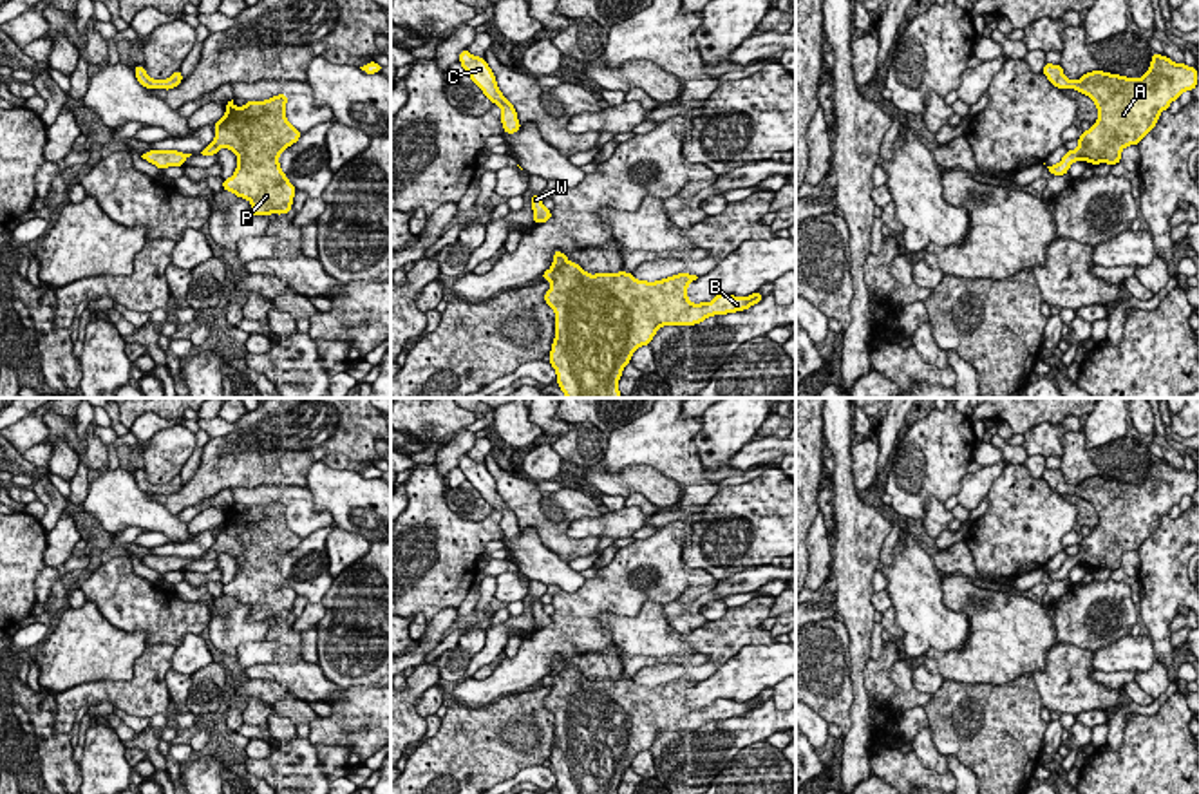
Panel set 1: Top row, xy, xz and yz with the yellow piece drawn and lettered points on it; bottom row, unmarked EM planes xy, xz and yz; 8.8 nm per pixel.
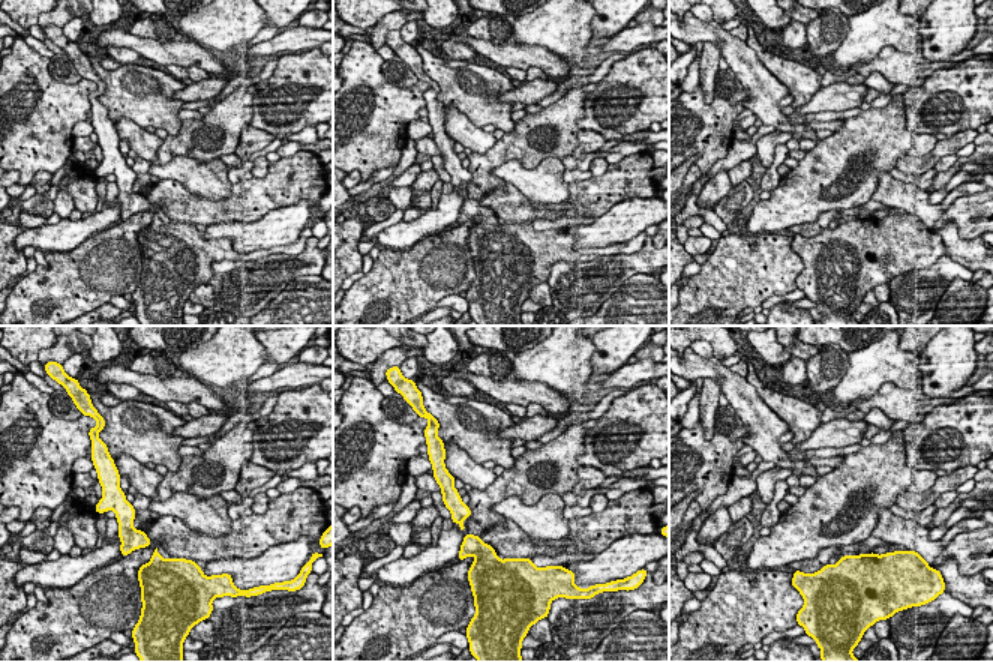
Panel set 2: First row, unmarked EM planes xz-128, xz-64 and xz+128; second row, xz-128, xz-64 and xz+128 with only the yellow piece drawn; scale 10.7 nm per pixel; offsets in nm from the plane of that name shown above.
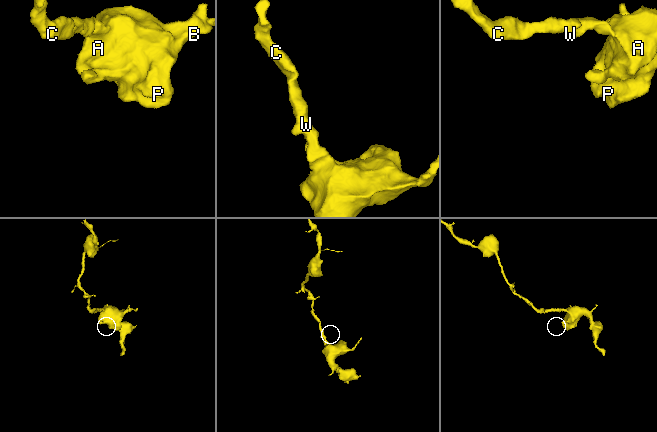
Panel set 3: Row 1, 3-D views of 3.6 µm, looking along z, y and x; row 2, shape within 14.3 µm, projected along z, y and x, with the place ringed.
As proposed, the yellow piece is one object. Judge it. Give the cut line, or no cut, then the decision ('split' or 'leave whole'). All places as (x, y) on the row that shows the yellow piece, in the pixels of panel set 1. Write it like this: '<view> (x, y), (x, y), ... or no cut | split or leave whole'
no cut | leave whole

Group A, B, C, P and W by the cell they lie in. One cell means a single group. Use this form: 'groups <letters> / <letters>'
groups A B C P W

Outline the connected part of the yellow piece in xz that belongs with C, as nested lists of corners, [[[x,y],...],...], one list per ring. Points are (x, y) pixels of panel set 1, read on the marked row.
[[[468,49],[459,52],[459,63],[467,71],[467,76],[483,90],[483,94],[494,103],[501,107],[501,125],[505,134],[515,134],[521,130],[521,123],[517,119],[517,110],[514,105],[503,96],[497,89],[496,74],[488,67],[486,60],[481,56],[474,56]]]

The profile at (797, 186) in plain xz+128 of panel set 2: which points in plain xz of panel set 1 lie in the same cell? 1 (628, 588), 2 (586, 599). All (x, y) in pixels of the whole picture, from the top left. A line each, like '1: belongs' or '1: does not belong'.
1: belongs
2: belongs

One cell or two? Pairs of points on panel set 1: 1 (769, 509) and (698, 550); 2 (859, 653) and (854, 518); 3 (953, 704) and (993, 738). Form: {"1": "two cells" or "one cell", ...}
{"1": "one cell", "2": "one cell", "3": "one cell"}

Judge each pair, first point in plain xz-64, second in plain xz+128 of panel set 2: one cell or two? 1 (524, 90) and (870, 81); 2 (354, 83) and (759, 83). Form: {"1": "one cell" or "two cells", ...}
{"1": "two cells", "2": "two cells"}

